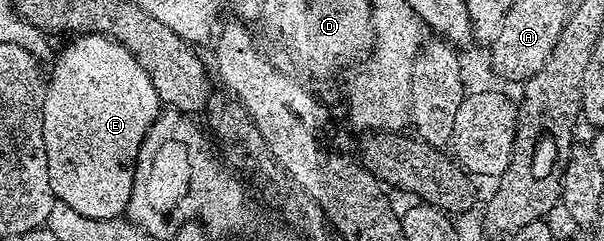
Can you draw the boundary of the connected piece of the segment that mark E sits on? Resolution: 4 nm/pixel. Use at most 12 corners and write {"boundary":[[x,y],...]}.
{"boundary":[[119,42],[52,62],[43,147],[56,200],[113,223],[163,103]]}

